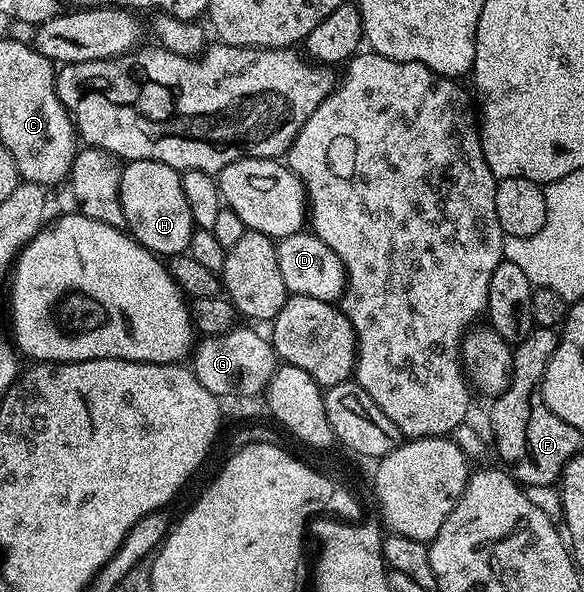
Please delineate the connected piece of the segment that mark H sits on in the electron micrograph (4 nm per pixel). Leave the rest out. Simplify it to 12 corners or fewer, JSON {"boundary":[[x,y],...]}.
{"boundary":[[154,160],[120,169],[128,231],[161,258],[195,233],[181,172]]}

